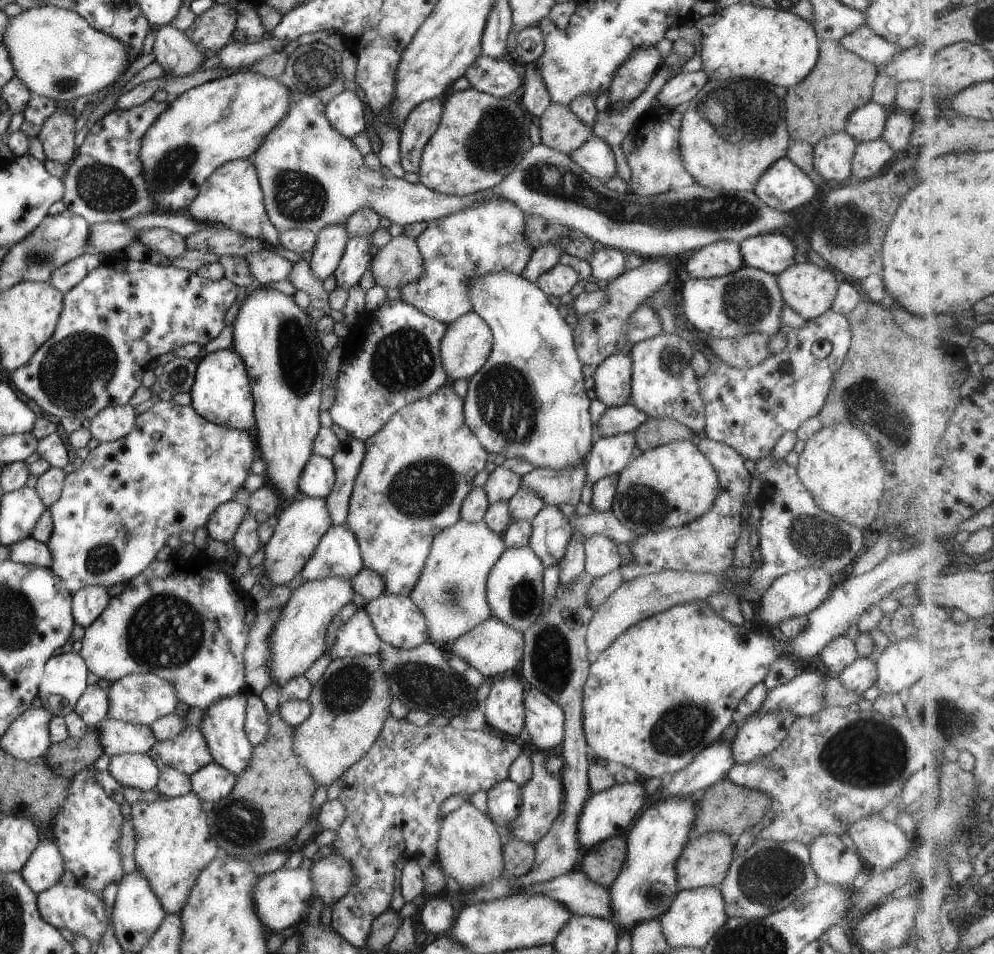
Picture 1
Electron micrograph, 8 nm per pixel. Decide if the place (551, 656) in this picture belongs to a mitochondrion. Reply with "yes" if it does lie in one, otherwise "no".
yes

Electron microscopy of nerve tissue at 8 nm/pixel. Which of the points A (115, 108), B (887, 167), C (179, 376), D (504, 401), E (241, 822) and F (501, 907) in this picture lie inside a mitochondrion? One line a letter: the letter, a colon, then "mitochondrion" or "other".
A: other
B: other
C: mitochondrion
D: mitochondrion
E: mitochondrion
F: other

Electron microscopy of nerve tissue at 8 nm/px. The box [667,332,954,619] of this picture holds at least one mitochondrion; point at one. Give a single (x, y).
(899, 432)

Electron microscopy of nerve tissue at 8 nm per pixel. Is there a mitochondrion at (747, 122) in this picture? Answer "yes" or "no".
yes

